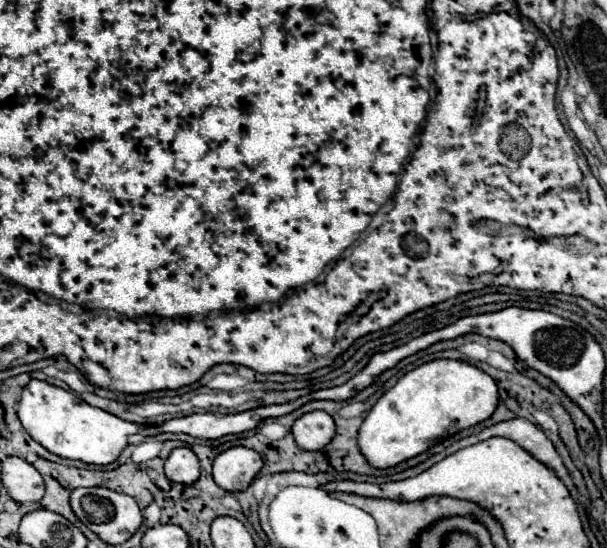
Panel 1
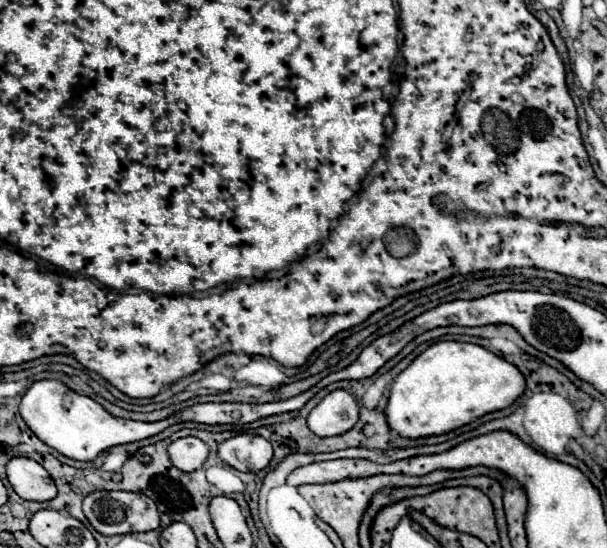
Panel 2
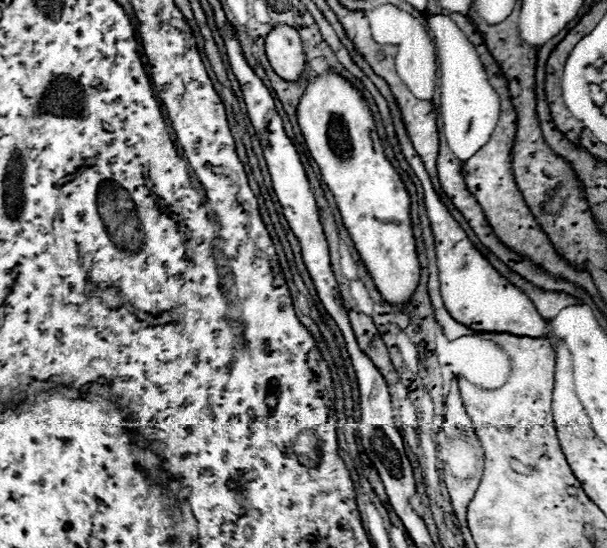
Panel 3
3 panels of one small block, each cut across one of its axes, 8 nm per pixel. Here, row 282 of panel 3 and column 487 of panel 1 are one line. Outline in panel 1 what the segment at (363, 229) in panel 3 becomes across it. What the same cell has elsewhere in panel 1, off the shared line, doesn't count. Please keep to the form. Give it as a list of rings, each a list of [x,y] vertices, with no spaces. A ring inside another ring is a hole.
[[[444,358],[432,360],[428,364],[414,368],[412,372],[406,372],[396,382],[396,386],[384,392],[382,398],[372,406],[364,424],[360,426],[360,452],[368,456],[368,464],[372,464],[374,468],[392,468],[408,458],[422,454],[438,440],[444,440],[446,436],[454,436],[464,428],[484,422],[488,416],[492,416],[496,404],[498,404],[498,388],[496,382],[486,372],[460,360],[444,360]]]

